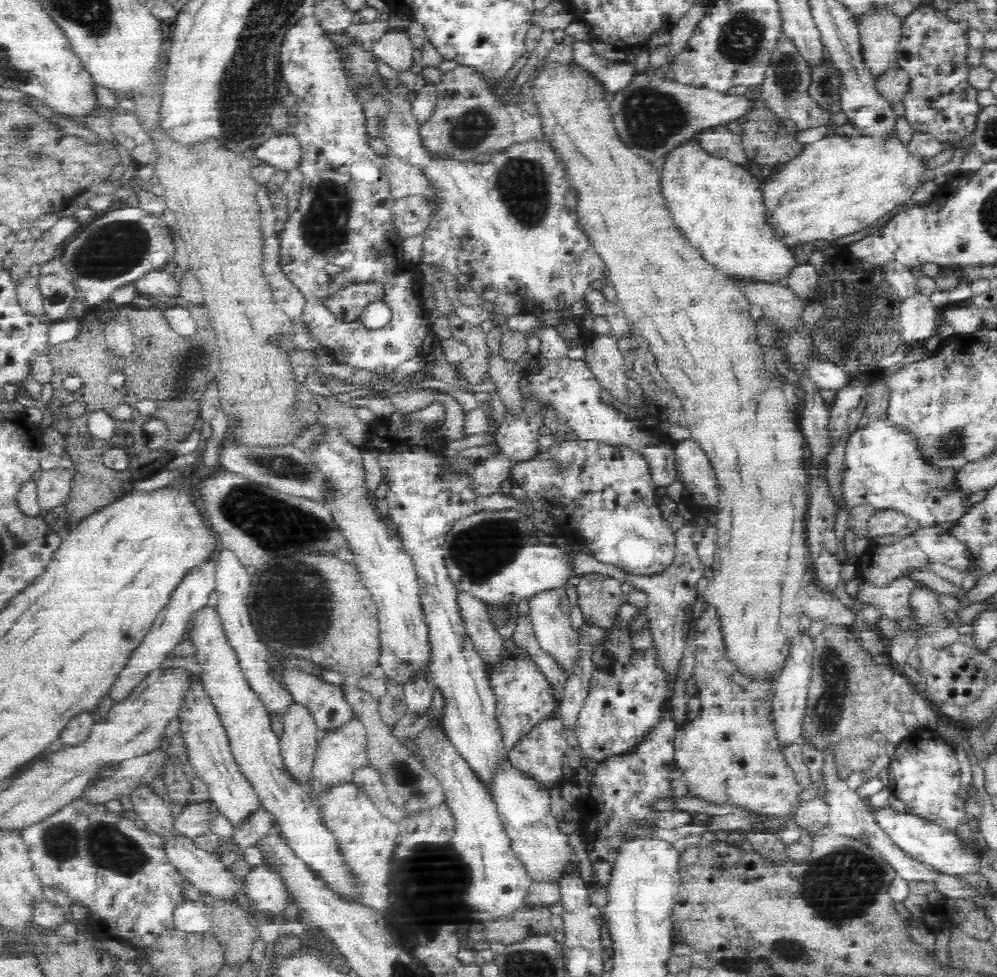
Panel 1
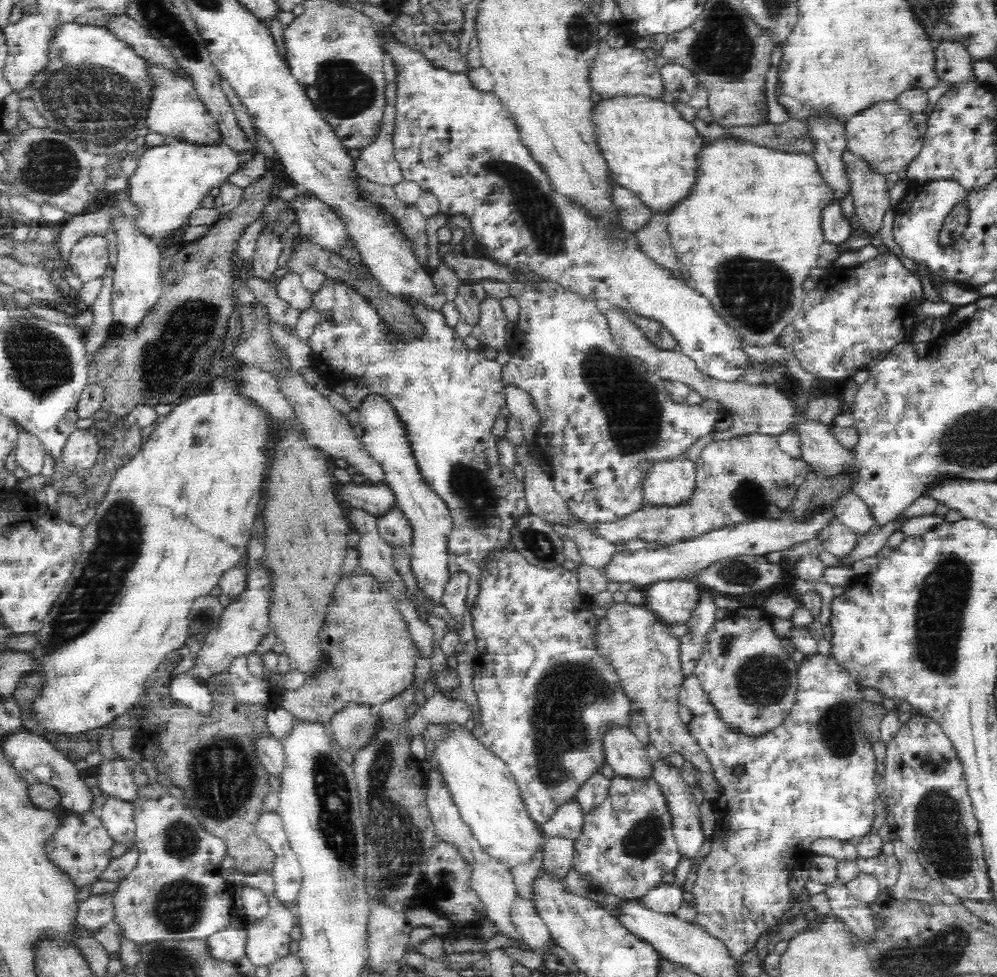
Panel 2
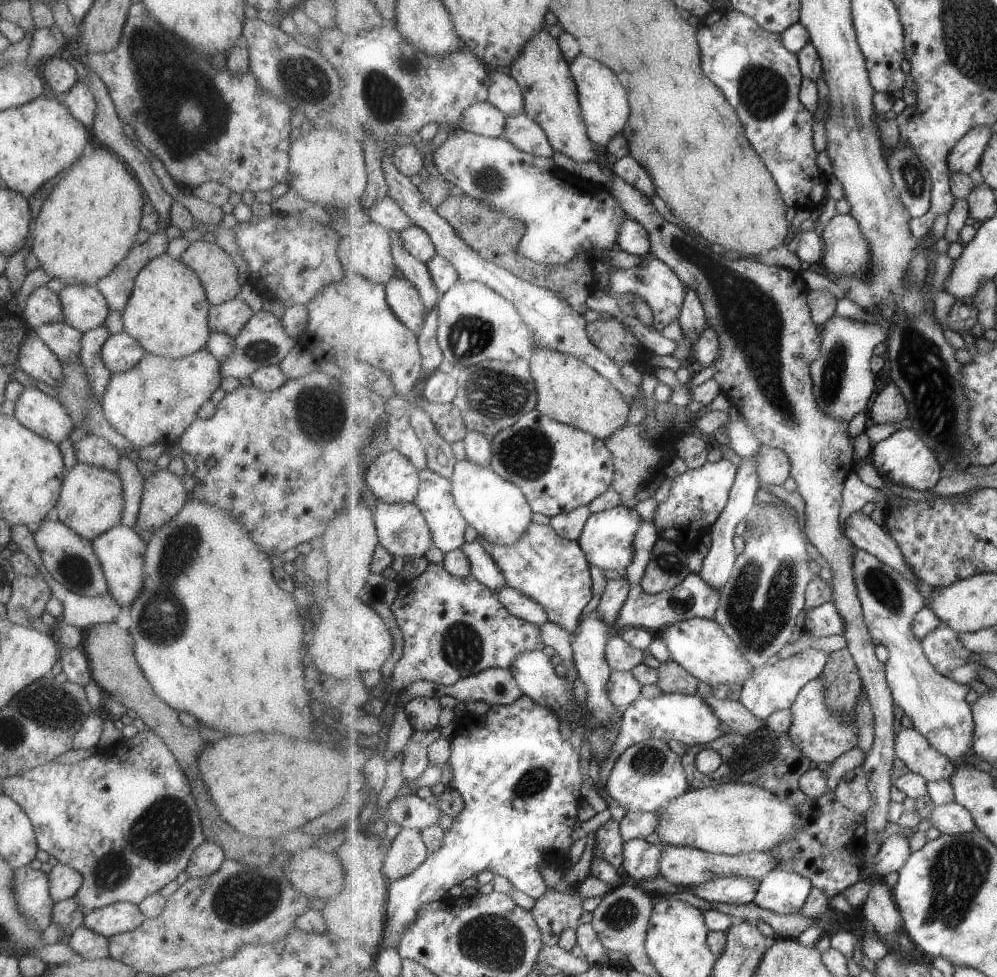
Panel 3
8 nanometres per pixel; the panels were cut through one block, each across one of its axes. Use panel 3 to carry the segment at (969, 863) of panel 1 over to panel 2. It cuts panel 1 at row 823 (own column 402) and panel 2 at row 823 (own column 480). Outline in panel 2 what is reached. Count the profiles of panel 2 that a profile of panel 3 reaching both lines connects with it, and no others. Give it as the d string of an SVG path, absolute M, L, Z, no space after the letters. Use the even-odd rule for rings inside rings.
M818 654L815 658L804 658L802 664L798 668L798 690L794 706L791 708L790 714L783 720L780 726L768 731L759 737L746 737L744 734L736 734L730 730L725 724L720 722L715 708L710 704L708 695L702 690L699 680L692 674L687 676L682 683L679 692L679 702L687 706L692 714L692 720L688 722L690 733L696 737L698 745L704 750L708 761L712 763L714 775L722 785L722 796L720 799L712 802L716 821L714 824L715 835L712 838L713 849L703 859L702 864L697 870L697 878L691 892L694 894L691 907L695 911L695 925L699 926L706 934L717 941L723 942L727 948L728 954L732 960L739 961L740 957L750 949L755 948L755 942L764 932L771 930L772 934L778 931L781 917L794 906L792 899L792 890L788 886L790 872L804 864L805 858L810 858L812 852L810 845L818 838L837 838L838 840L848 841L856 836L862 837L872 830L872 822L874 822L874 799L877 796L876 784L874 783L874 775L876 774L876 763L878 762L874 751L872 751L872 743L868 742L860 728L860 712L859 706L864 700L861 695L861 688L854 679L852 679L847 671L834 661L832 656L822 656ZM736 766L742 766L744 772L742 775L733 774Z

